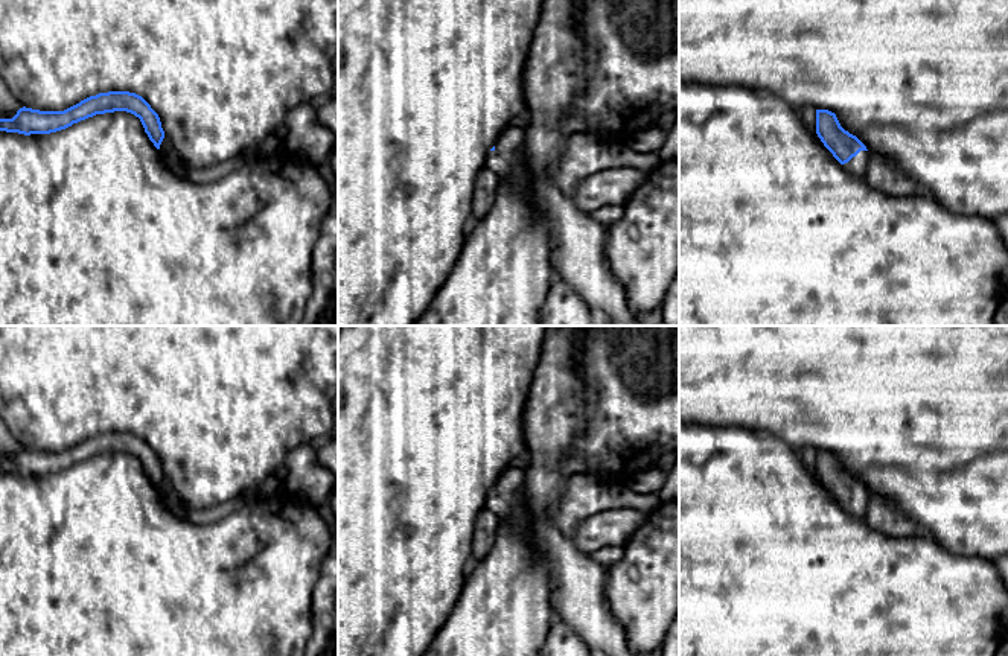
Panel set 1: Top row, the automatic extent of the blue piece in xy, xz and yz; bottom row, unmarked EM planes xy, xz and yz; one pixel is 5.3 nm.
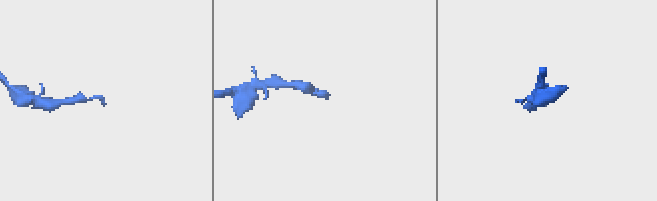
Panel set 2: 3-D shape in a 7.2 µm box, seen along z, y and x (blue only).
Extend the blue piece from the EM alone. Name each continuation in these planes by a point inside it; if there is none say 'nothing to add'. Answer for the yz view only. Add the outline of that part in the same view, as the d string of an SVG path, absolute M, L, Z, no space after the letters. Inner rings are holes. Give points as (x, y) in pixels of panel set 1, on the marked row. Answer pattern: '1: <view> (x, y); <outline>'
1: yz (856, 166); M860 151L848 163L842 164L842 167L850 175L865 180L865 175L866 175L866 161L868 161L868 151Z

